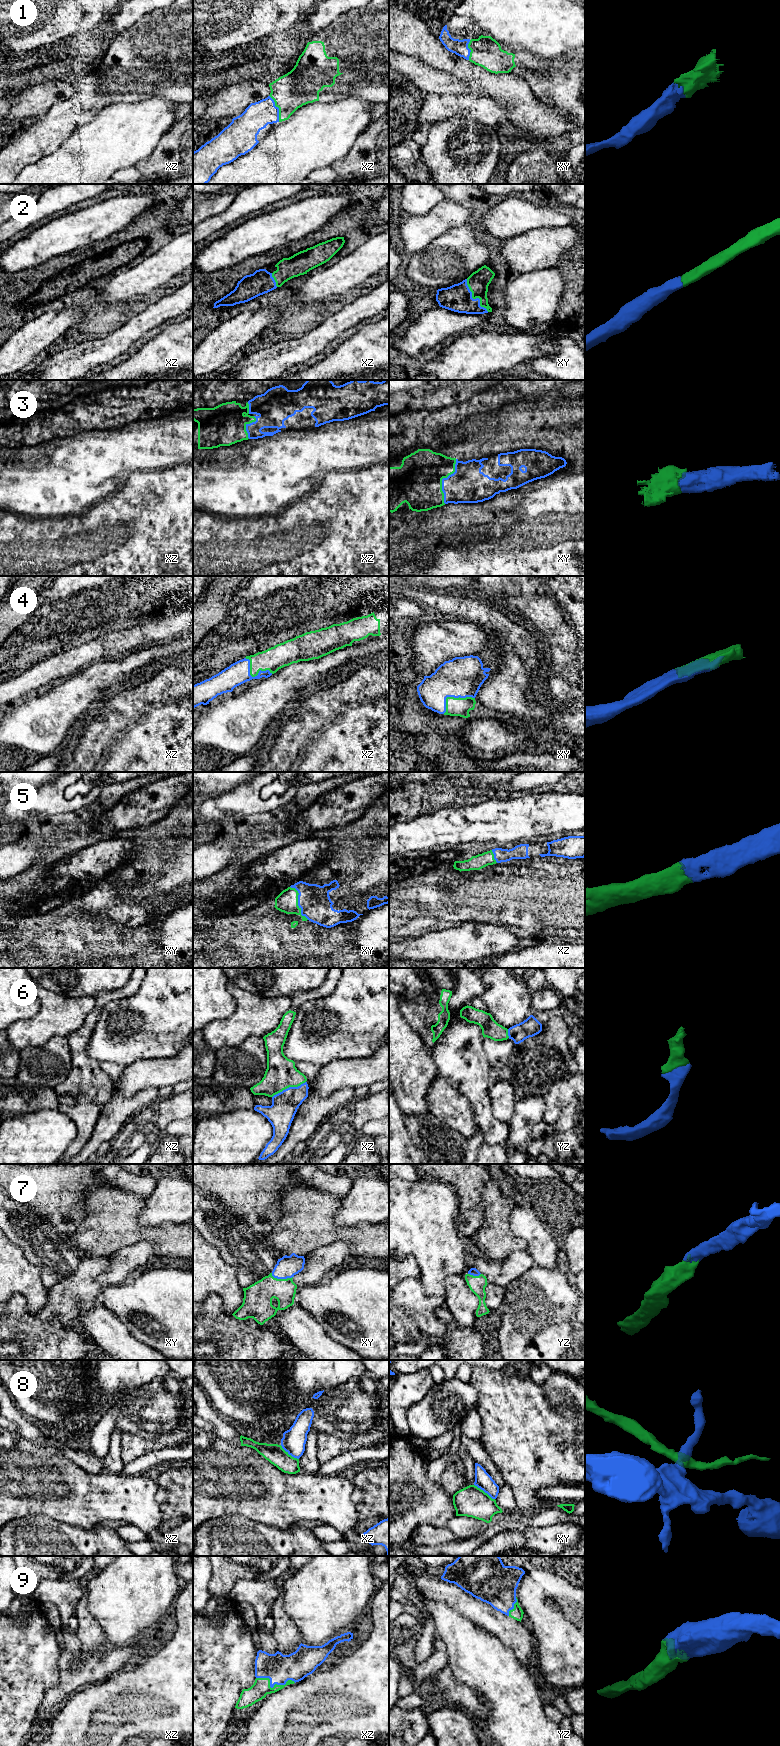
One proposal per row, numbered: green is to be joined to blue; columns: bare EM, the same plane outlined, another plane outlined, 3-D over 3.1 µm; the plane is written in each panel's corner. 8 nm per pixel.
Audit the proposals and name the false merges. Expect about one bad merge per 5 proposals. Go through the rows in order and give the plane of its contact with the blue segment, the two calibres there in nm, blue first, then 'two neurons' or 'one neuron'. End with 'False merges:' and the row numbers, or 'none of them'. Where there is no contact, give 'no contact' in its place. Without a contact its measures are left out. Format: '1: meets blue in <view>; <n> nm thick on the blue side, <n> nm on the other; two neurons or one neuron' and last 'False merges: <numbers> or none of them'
1: meets blue in xz; 220 nm thick on the blue side, 300 nm on the other; one neuron
2: meets blue in xy; 220 nm thick on the blue side, 170 nm on the other; one neuron
3: meets blue in xy; 300 nm thick on the blue side, 380 nm on the other; one neuron
4: meets blue in xz; 180 nm thick on the blue side, 190 nm on the other; one neuron
5: meets blue in xy; 260 nm thick on the blue side, 180 nm on the other; one neuron
6: meets blue in xz; 220 nm thick on the blue side, 260 nm on the other; one neuron
7: meets blue in xy; 170 nm thick on the blue side, 220 nm on the other; one neuron
8: meets blue in xy; 140 nm thick on the blue side, 240 nm on the other; two neurons
9: meets blue in xz; 240 nm thick on the blue side, 140 nm on the other; one neuron
False merges: 8

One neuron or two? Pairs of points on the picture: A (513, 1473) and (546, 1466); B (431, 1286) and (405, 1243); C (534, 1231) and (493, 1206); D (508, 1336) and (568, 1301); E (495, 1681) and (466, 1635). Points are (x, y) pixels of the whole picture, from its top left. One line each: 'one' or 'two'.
A: one
B: one
C: two
D: one
E: one

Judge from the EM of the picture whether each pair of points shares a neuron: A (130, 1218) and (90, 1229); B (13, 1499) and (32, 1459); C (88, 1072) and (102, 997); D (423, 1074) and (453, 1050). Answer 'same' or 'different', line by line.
A: same
B: same
C: same
D: different

